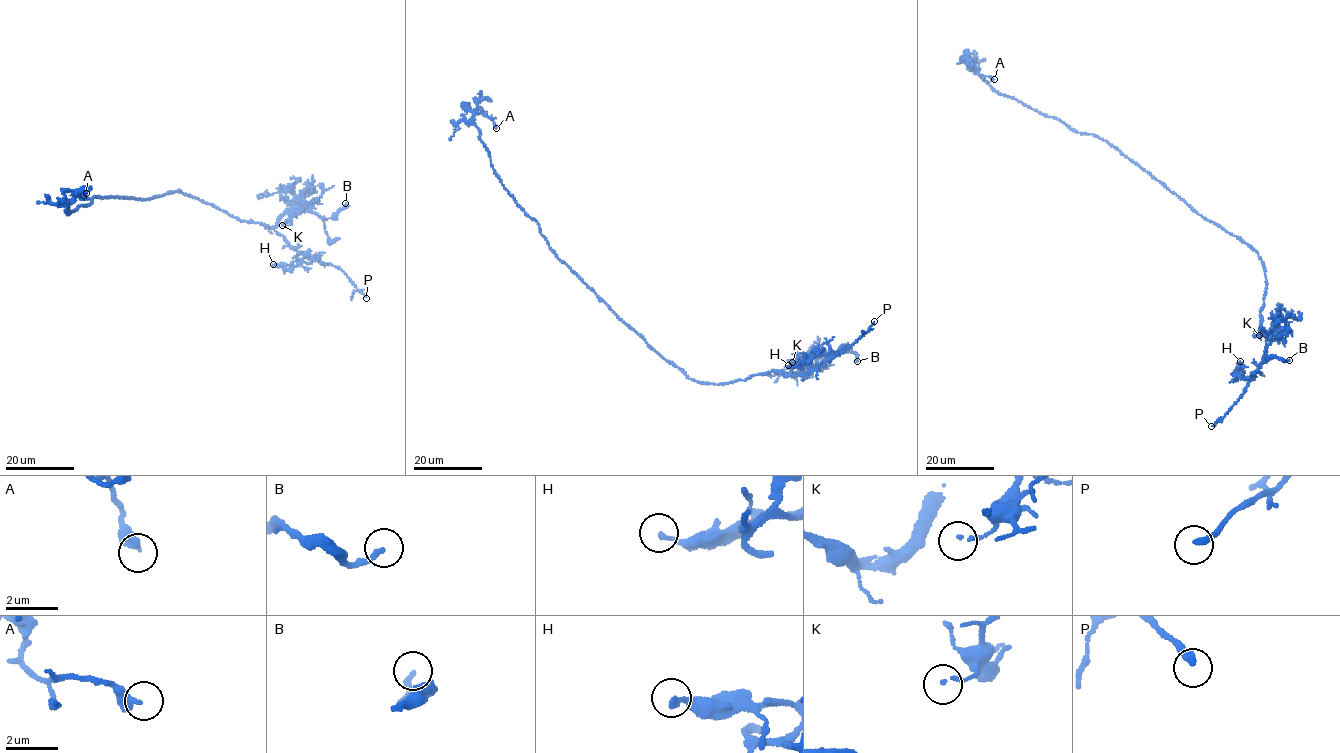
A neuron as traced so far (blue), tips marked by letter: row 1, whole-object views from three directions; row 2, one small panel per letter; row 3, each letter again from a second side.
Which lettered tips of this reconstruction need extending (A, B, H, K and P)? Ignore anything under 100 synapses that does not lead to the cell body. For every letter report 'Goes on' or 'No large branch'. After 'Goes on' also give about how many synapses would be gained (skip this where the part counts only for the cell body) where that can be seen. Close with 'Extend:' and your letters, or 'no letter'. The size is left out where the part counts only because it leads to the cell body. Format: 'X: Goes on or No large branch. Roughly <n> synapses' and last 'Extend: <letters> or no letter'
A: No large branch
B: No large branch
H: No large branch
K: No large branch
P: Goes on
Extend: P

